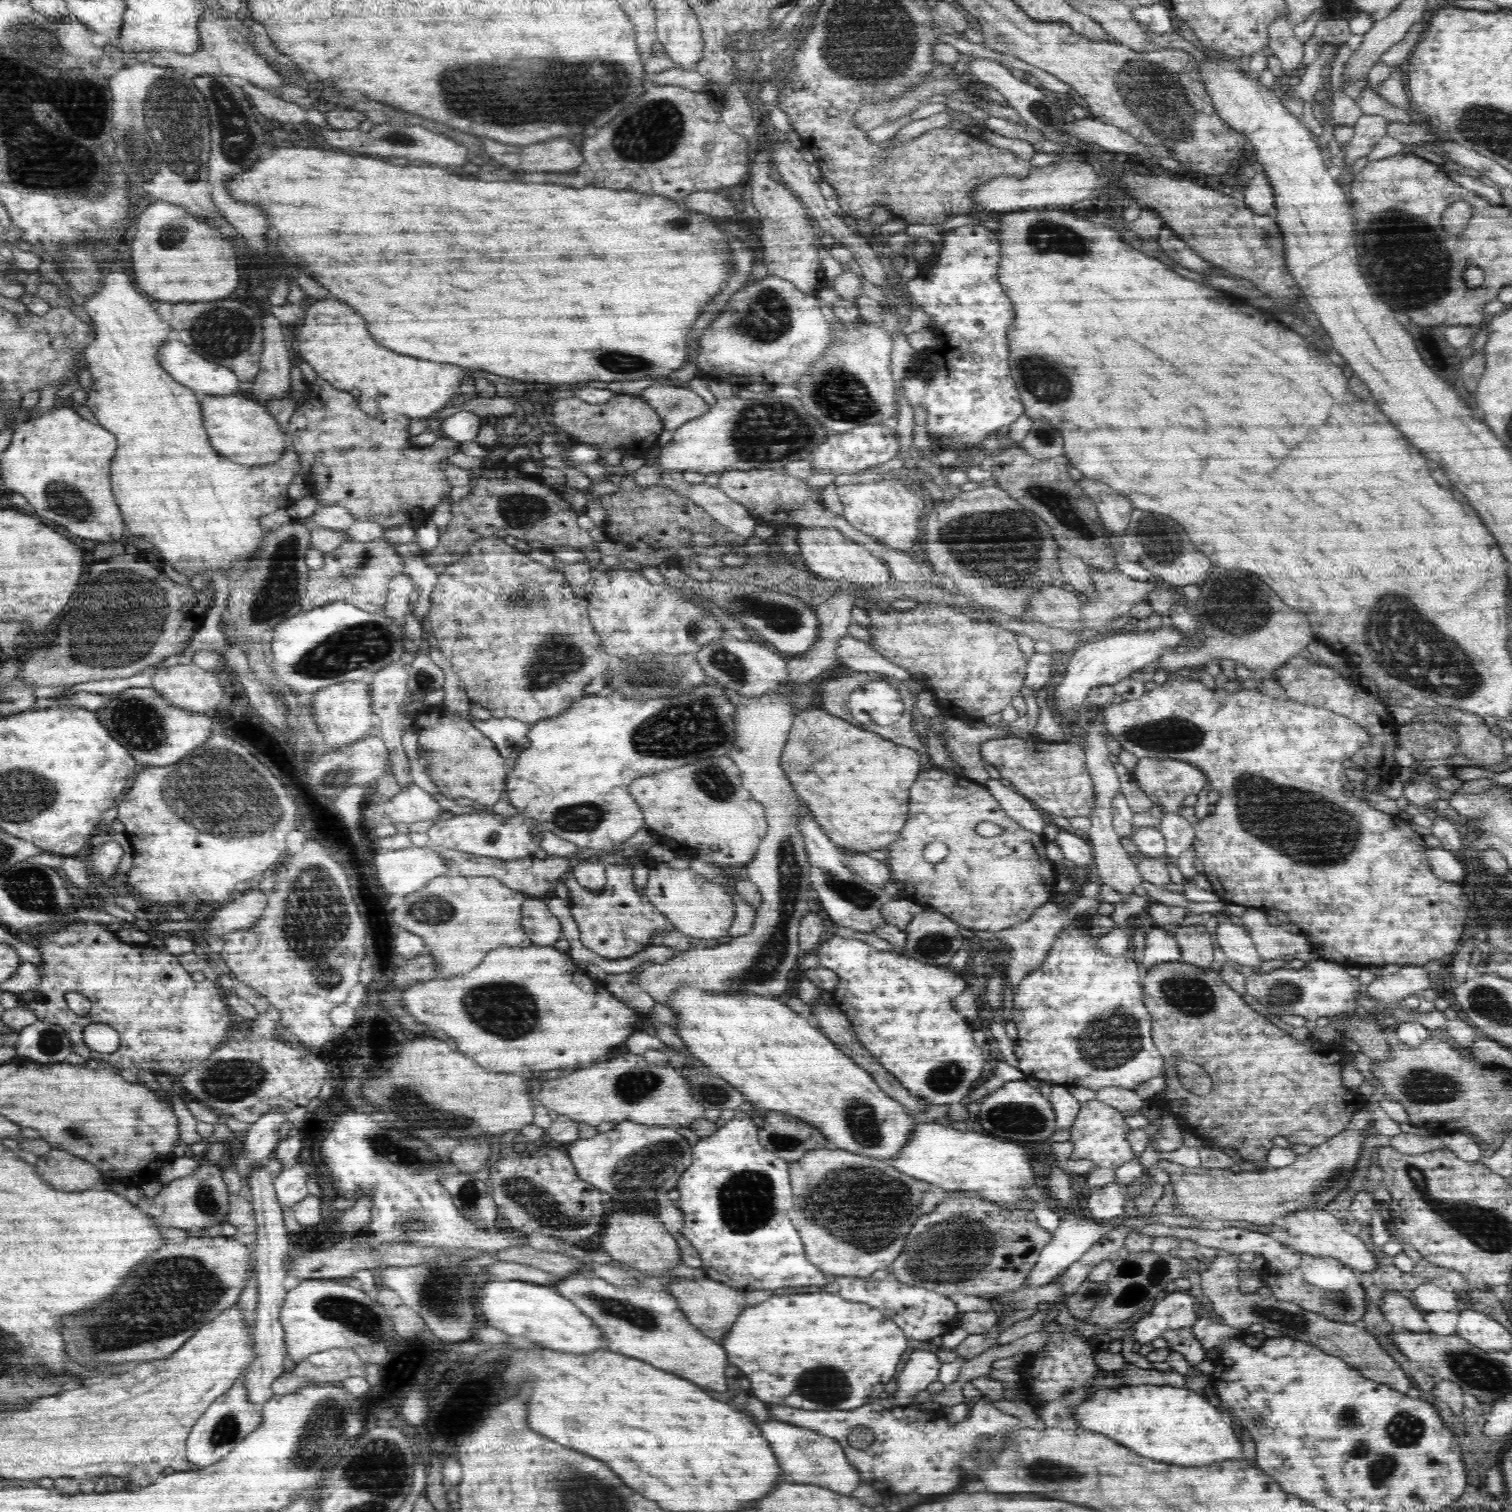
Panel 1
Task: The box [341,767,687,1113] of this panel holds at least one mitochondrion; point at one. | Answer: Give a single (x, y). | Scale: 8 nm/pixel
(496, 1008)

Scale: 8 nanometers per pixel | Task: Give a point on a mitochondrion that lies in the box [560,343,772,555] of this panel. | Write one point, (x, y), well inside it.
(615, 361)

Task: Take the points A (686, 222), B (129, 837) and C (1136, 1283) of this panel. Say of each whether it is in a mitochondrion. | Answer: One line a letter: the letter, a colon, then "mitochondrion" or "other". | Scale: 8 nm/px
A: mitochondrion
B: other
C: mitochondrion

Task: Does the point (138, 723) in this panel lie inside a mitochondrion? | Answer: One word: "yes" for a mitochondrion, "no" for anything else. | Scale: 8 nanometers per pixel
yes

